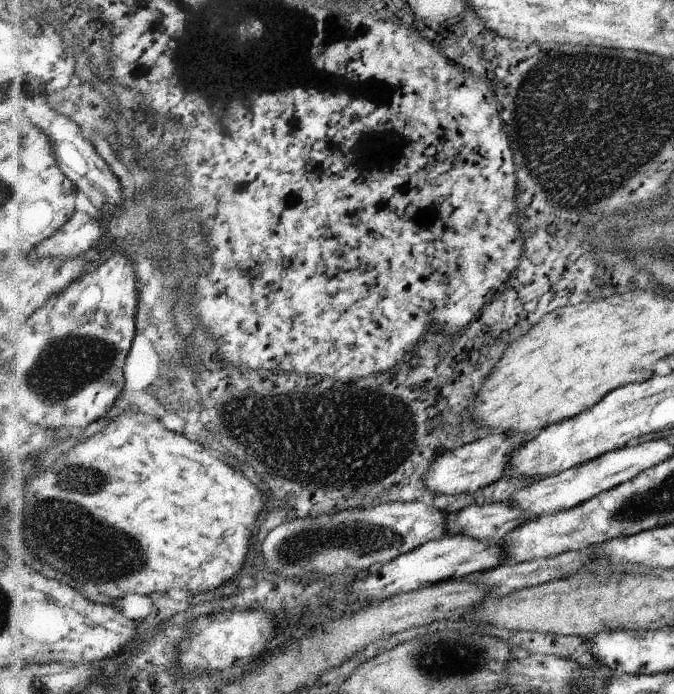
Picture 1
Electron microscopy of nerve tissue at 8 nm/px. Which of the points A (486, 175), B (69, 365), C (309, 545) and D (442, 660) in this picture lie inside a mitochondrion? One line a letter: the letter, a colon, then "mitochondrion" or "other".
A: other
B: mitochondrion
C: mitochondrion
D: mitochondrion

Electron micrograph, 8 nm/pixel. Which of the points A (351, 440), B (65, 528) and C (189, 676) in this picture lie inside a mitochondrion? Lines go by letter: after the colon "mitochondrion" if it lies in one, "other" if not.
A: mitochondrion
B: mitochondrion
C: other

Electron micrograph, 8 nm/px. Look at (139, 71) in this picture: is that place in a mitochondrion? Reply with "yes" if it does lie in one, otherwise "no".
no

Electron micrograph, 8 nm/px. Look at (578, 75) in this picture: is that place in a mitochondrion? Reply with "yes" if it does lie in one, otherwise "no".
yes

